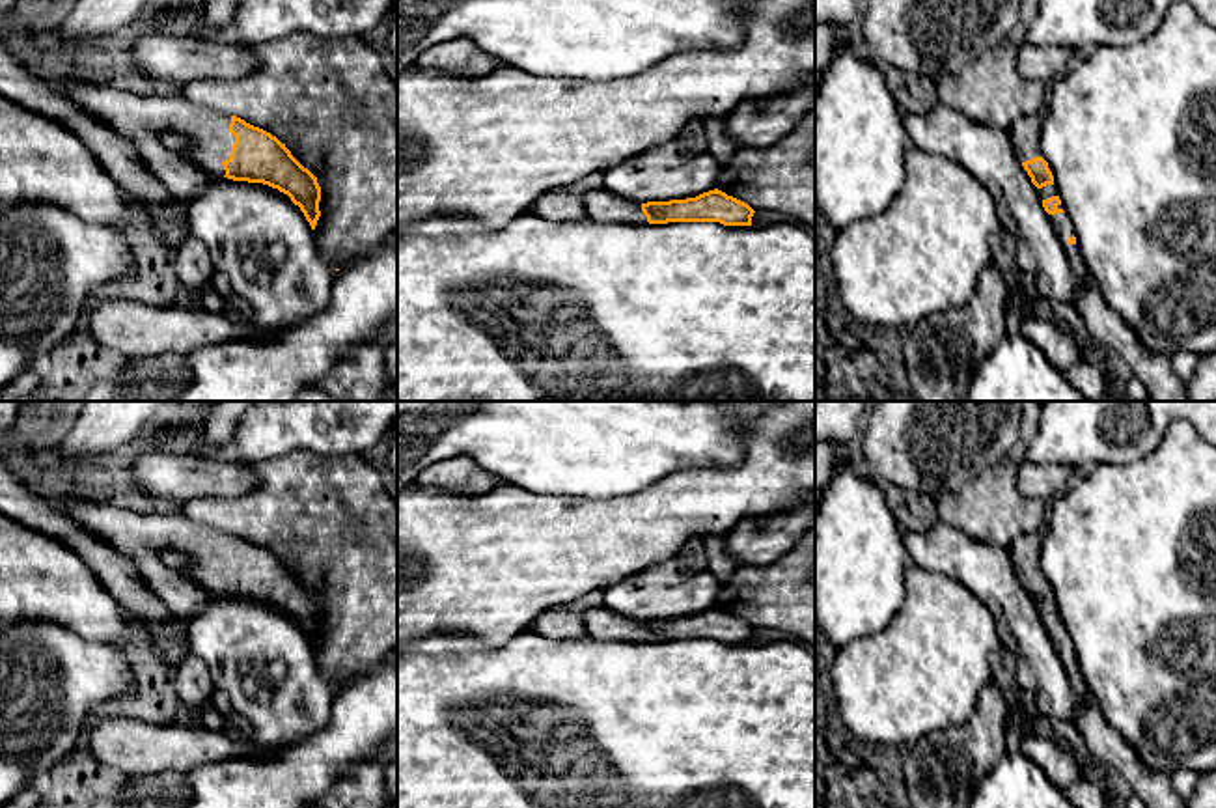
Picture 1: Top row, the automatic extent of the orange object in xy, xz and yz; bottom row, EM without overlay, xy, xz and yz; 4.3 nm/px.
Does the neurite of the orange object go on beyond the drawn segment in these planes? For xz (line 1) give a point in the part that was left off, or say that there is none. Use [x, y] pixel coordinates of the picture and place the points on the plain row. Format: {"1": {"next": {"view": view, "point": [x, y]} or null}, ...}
{"1": {"next": {"view": "xz", "point": [601, 624]}}}

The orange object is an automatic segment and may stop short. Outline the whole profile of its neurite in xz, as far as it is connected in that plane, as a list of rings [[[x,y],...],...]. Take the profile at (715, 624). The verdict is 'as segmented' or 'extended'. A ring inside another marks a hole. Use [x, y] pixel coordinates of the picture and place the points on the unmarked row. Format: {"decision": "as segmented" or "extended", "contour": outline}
{"decision": "extended", "contour": [[[606,606],[578,612],[587,636],[595,640],[668,642],[720,640],[724,644],[752,644],[753,627],[714,606],[696,616],[634,621]]]}

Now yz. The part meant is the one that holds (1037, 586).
{"decision": "extended", "contour": [[[1024,532],[1022,536],[1015,537],[1013,545],[1009,547],[1009,554],[1013,558],[1016,577],[1022,580],[1024,588],[1031,595],[1031,601],[1039,608],[1043,625],[1050,633],[1050,640],[1059,659],[1063,664],[1076,662],[1072,640],[1061,623],[1057,606],[1054,603],[1054,593],[1039,567],[1041,534],[1043,532]]]}

